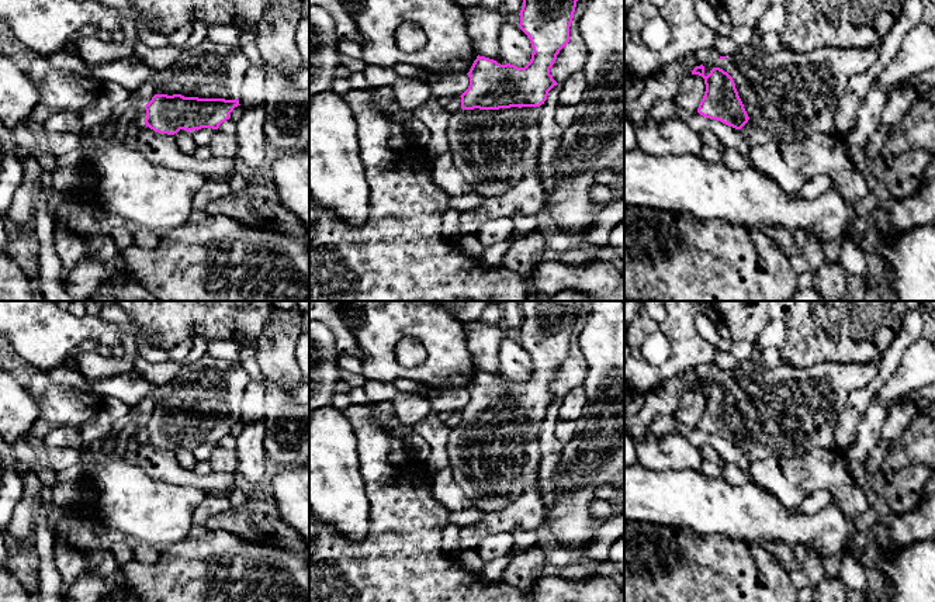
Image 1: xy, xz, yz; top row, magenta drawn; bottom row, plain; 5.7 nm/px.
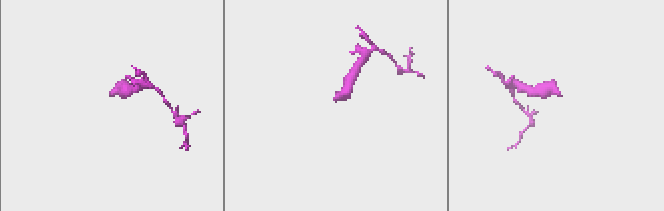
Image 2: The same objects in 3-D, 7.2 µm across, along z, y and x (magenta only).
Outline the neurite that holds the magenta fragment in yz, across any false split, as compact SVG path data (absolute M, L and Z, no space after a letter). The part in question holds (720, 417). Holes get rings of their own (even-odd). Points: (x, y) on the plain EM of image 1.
M756 360L740 363L731 373L720 371L721 376L707 391L703 380L692 385L692 390L702 391L706 399L697 428L735 443L751 463L769 457L792 459L817 447L832 449L835 446L834 428L849 394L869 385L877 376L879 369L880 360L868 363L820 361L803 369L783 363L776 367L766 367Z

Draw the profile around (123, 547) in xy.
M114 534L111 549L121 567L134 558L134 543L127 537Z

